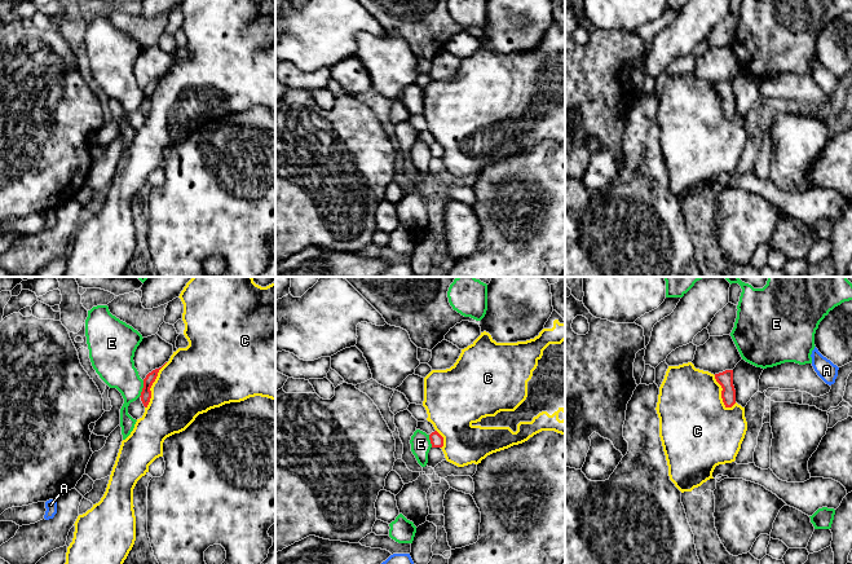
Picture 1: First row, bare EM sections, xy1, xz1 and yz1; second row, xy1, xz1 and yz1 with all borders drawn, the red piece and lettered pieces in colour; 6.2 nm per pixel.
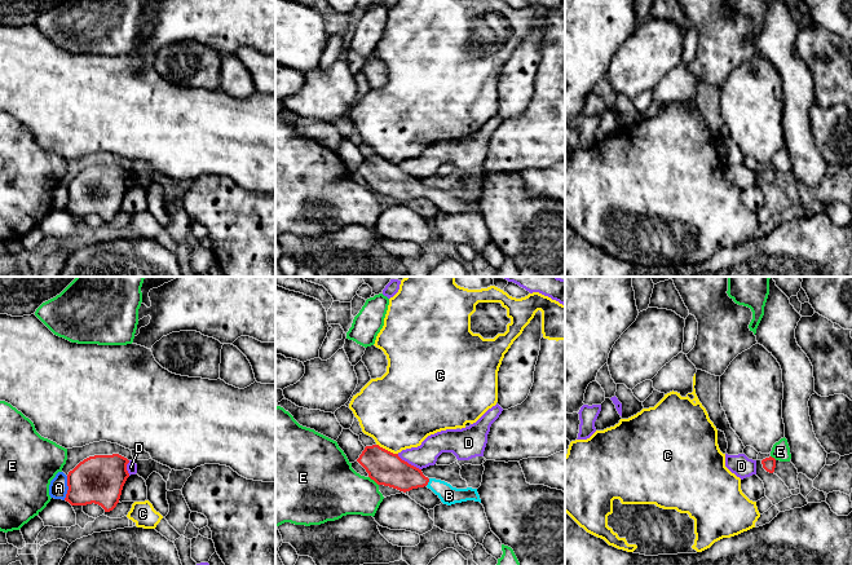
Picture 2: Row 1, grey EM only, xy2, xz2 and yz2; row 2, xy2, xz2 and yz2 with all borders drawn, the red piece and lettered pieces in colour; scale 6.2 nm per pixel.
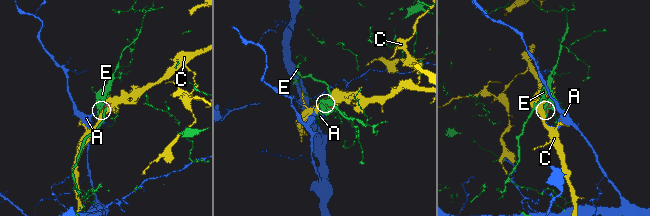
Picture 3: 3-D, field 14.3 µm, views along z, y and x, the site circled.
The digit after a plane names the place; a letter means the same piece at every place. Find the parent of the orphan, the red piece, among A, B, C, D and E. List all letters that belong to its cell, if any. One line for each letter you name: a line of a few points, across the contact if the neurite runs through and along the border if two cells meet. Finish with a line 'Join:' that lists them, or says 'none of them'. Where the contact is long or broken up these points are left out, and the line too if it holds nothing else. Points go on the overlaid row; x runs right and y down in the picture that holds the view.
B: line xz2 (391, 471), (405, 477), (428, 481), (441, 488), (449, 495)
Join: B

